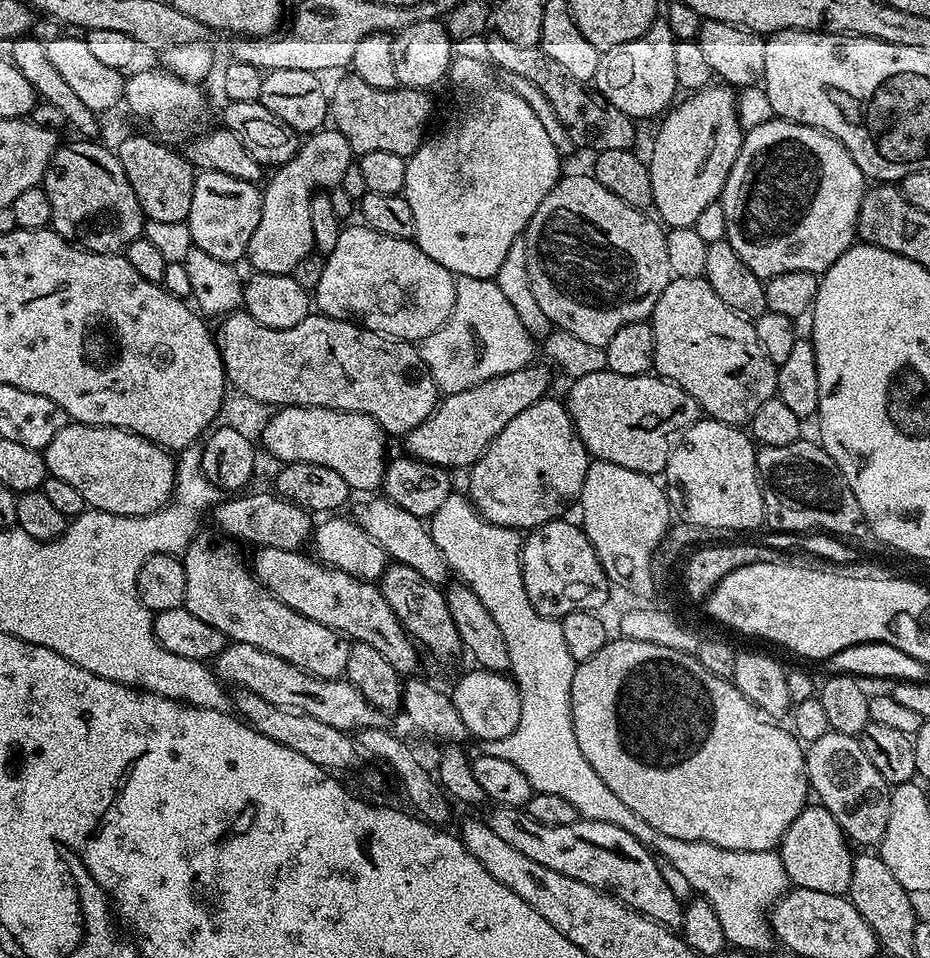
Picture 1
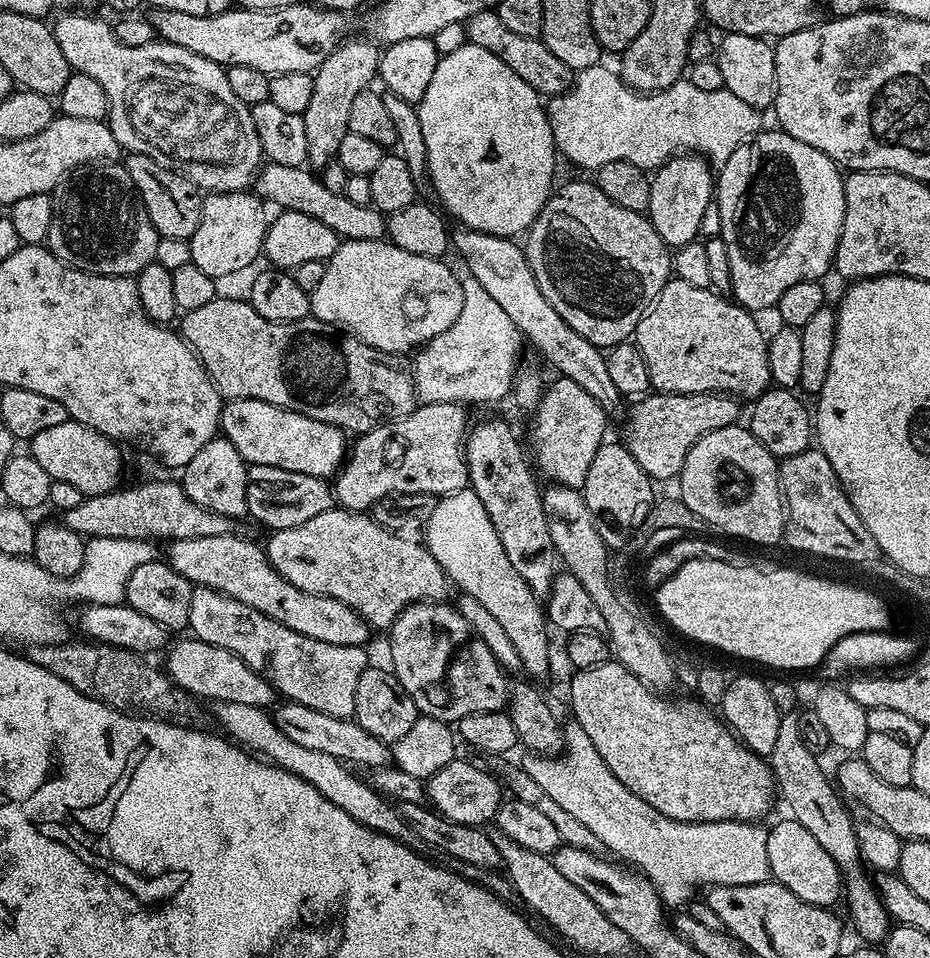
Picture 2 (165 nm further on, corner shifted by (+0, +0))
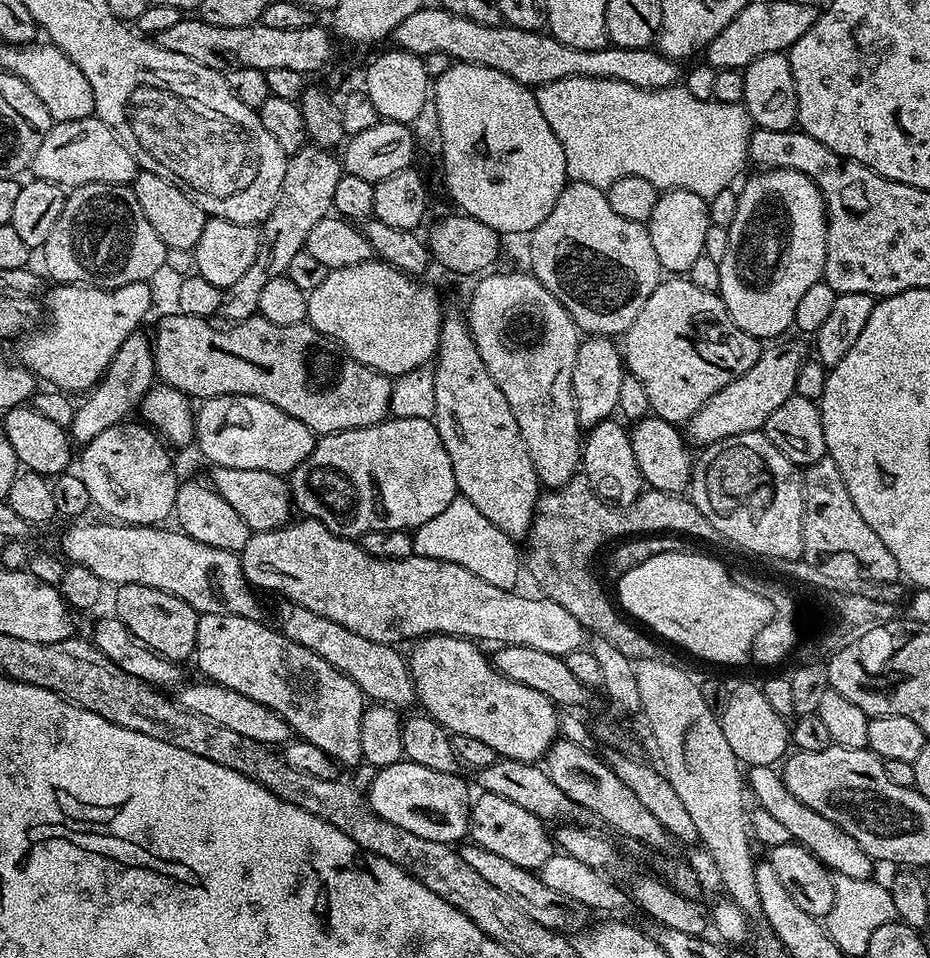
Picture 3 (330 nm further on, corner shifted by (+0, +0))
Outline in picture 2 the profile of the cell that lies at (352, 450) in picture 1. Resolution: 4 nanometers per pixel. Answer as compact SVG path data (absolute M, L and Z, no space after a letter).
M228 400L220 409L220 432L223 439L234 442L234 450L249 466L278 466L298 474L332 478L346 459L344 429L261 400Z

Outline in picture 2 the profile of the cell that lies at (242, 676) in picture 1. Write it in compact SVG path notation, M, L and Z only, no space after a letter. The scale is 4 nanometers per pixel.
M173 639L166 649L168 657L165 658L164 664L162 663L162 668L173 684L201 701L205 700L204 702L243 702L245 706L258 706L263 709L277 703L276 689L270 686L270 682L266 682L266 678L262 678L262 674L250 670L250 666L246 666L246 662L238 658L238 654L222 650L222 646L210 646L210 642L187 639Z

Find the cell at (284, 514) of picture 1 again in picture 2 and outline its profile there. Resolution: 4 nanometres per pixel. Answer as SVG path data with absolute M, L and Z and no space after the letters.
M148 480L133 488L121 486L115 492L86 496L78 506L62 514L62 523L79 536L91 538L134 538L153 542L171 542L186 538L218 538L234 532L234 521L228 516L214 514L190 502L183 483L172 480Z

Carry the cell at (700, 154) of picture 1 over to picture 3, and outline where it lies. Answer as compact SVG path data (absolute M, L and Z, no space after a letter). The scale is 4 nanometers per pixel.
M681 188L660 192L654 214L650 214L646 227L650 243L654 245L654 254L658 254L658 262L665 273L686 274L690 266L694 266L694 261L703 256L709 223L708 200L705 197Z

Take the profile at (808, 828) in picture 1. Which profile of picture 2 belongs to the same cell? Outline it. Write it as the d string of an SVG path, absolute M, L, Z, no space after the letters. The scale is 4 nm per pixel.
M793 818L780 820L773 828L767 829L768 837L766 838L766 858L770 862L770 876L775 883L786 886L790 894L798 894L802 902L813 904L819 908L831 909L832 903L842 896L842 873L840 867L836 865L830 854L822 848L821 843L806 830L805 826L800 825Z

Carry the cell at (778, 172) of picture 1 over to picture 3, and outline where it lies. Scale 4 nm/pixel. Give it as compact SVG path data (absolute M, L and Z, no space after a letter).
M765 168L753 173L738 188L738 214L728 227L730 246L720 263L718 295L730 318L746 334L772 342L793 327L794 310L798 310L802 294L821 283L826 266L828 209L816 183L798 170Z

